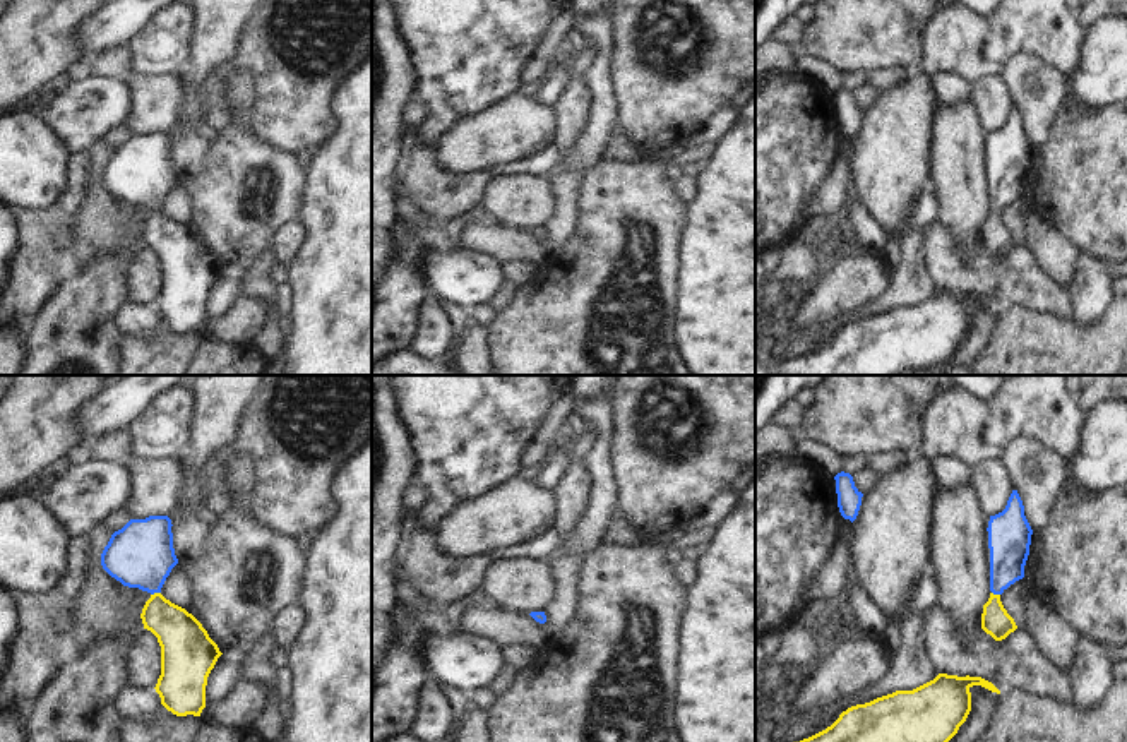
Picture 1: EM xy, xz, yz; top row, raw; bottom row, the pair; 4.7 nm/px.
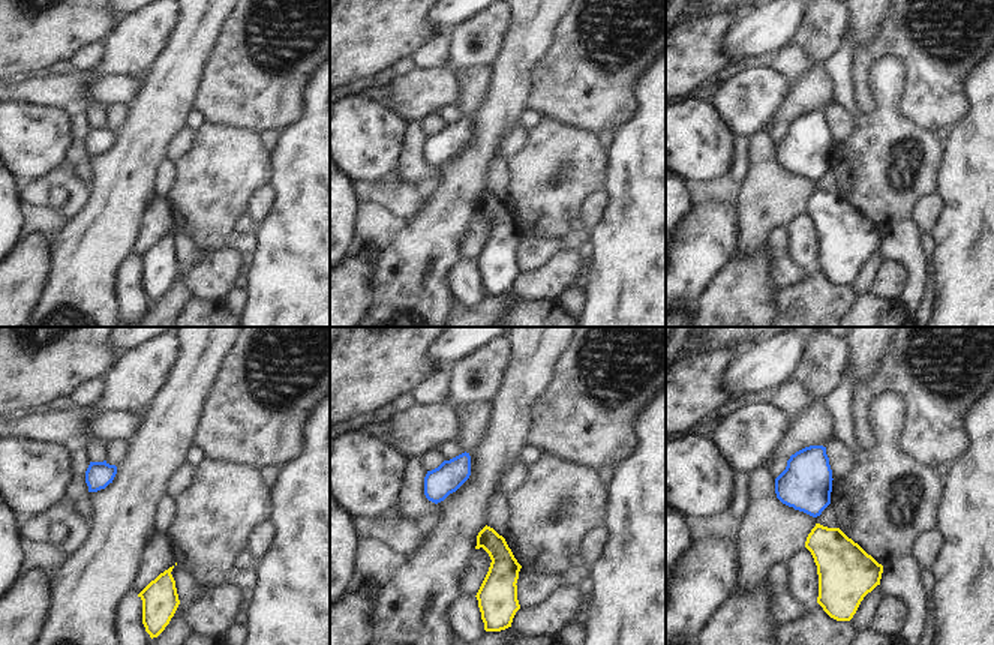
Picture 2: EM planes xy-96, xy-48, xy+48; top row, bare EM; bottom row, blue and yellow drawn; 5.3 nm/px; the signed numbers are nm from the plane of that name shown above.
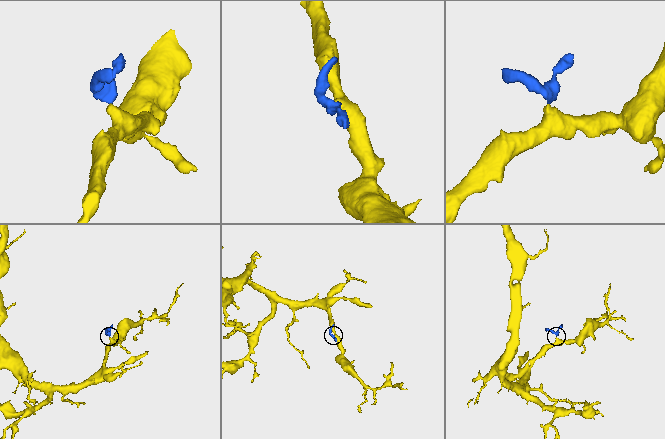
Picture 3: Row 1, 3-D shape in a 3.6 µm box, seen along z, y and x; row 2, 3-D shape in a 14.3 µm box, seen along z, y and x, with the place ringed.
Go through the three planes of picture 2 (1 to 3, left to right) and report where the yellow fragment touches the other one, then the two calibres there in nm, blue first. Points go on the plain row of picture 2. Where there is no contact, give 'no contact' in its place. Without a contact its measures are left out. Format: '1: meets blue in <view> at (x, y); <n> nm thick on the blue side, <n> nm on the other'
1: no contact
2: no contact
3: no contact

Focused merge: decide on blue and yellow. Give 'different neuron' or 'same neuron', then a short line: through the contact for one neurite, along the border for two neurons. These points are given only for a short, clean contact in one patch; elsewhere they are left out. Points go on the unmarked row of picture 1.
same neuron; line xy (141, 170), (155, 208), (158, 228), (180, 251)

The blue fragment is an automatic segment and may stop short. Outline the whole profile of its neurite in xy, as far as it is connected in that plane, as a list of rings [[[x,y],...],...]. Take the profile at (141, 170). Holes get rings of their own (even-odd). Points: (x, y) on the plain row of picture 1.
[[[168,132],[130,135],[111,151],[101,182],[123,202],[151,211],[140,235],[161,262],[161,291],[154,303],[161,320],[176,332],[200,332],[207,293],[223,269],[192,230],[161,211],[178,180],[171,142]]]

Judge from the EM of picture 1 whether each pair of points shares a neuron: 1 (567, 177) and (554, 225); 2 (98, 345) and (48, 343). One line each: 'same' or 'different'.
1: same
2: same

